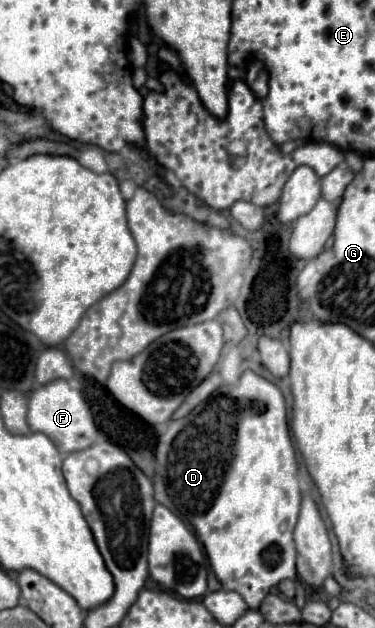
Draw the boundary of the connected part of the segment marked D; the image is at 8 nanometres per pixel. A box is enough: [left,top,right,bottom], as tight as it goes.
[157,370,301,610]

